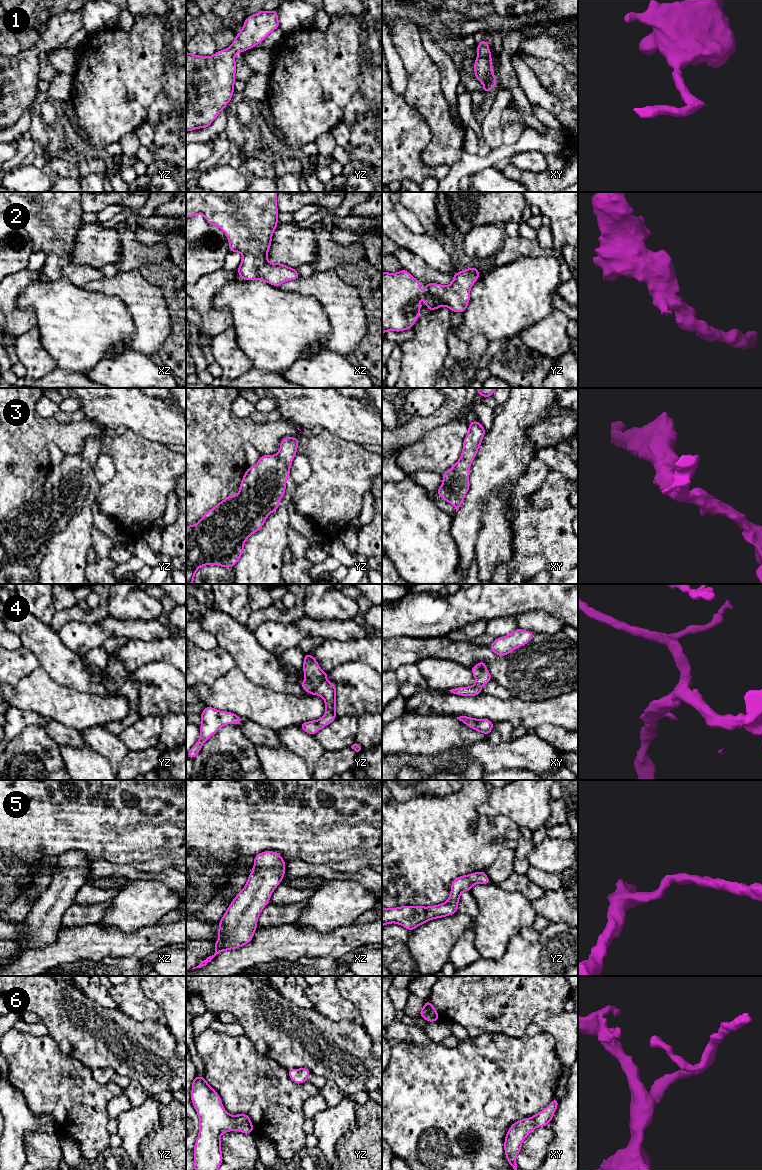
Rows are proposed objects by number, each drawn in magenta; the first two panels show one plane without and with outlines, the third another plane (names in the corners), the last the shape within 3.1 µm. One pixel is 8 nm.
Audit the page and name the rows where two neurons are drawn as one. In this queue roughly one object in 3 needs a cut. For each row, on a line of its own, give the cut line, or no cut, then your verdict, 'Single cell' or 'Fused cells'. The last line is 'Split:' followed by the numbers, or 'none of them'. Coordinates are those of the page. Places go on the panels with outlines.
1: No split. Single cell
2: No split. Single cell
3: No split. Single cell
4: No split. Single cell
5: No split. Single cell
6: No split. Single cell
Split: none of them

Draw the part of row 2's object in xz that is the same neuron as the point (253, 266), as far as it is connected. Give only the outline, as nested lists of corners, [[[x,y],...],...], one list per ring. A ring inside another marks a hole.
[[[186,192],[186,218],[202,214],[206,221],[221,228],[229,241],[229,251],[243,255],[238,267],[244,280],[262,280],[275,287],[300,278],[296,269],[267,260],[273,232],[280,213],[277,209],[277,192]]]

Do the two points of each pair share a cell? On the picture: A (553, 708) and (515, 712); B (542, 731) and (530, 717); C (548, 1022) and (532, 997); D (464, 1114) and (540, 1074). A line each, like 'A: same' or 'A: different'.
A: same
B: different
C: different
D: same

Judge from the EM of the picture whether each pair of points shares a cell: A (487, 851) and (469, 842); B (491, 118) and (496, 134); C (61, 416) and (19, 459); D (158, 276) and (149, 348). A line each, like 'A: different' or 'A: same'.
A: same
B: same
C: different
D: different

